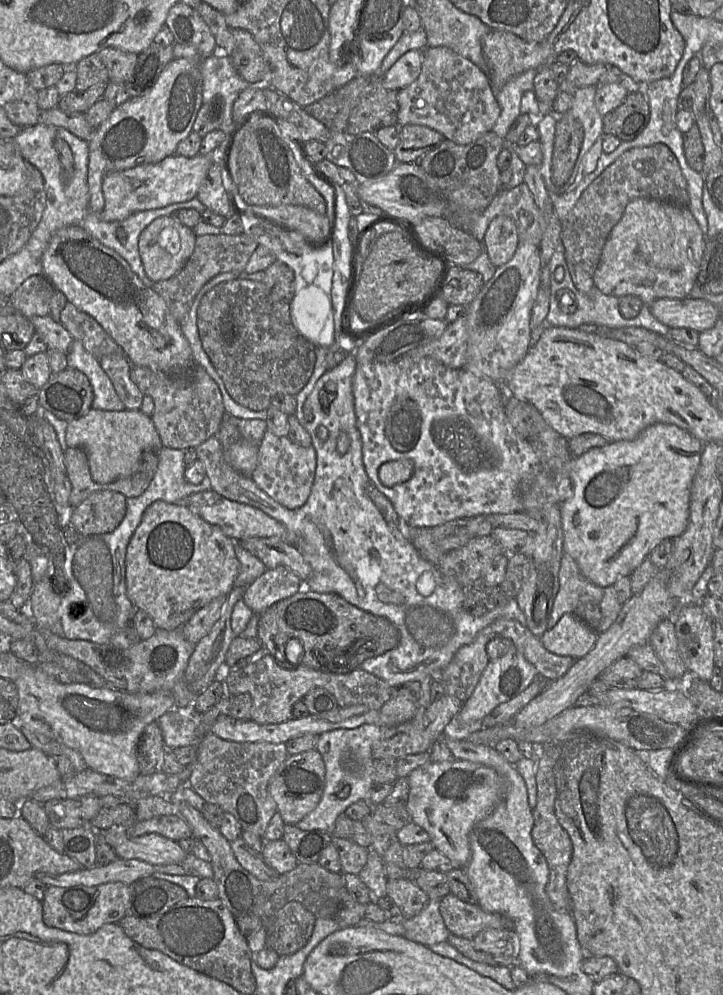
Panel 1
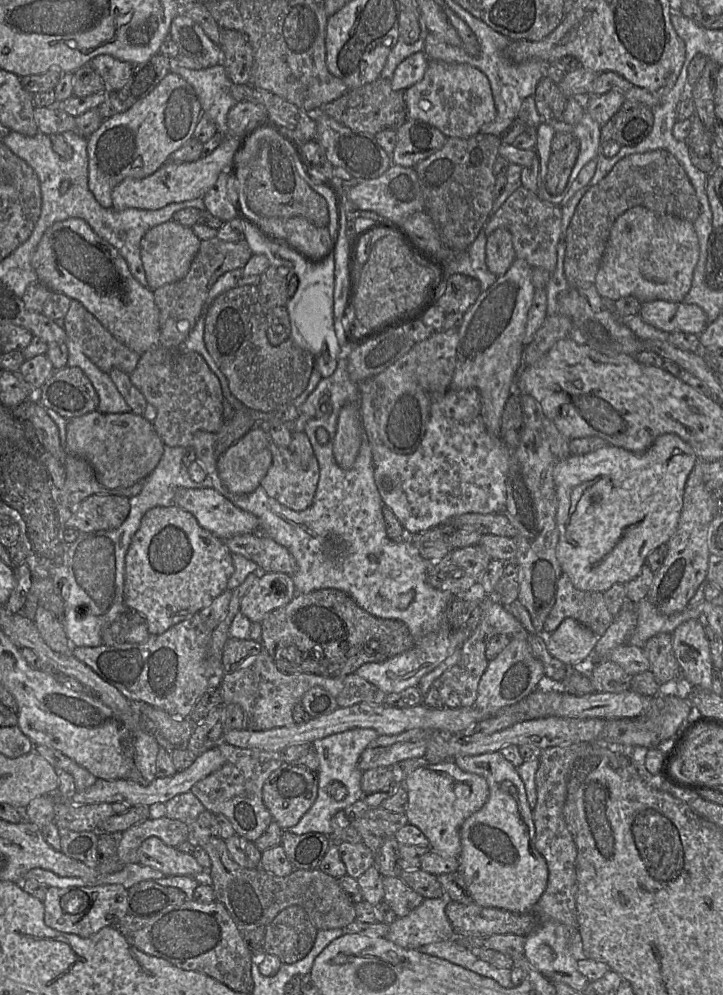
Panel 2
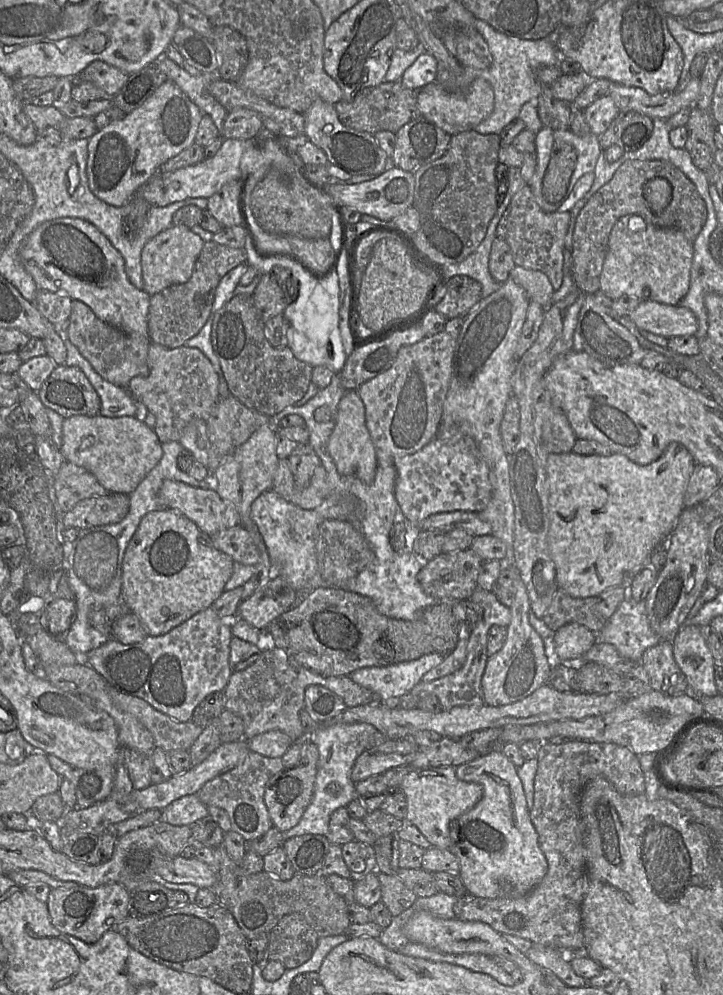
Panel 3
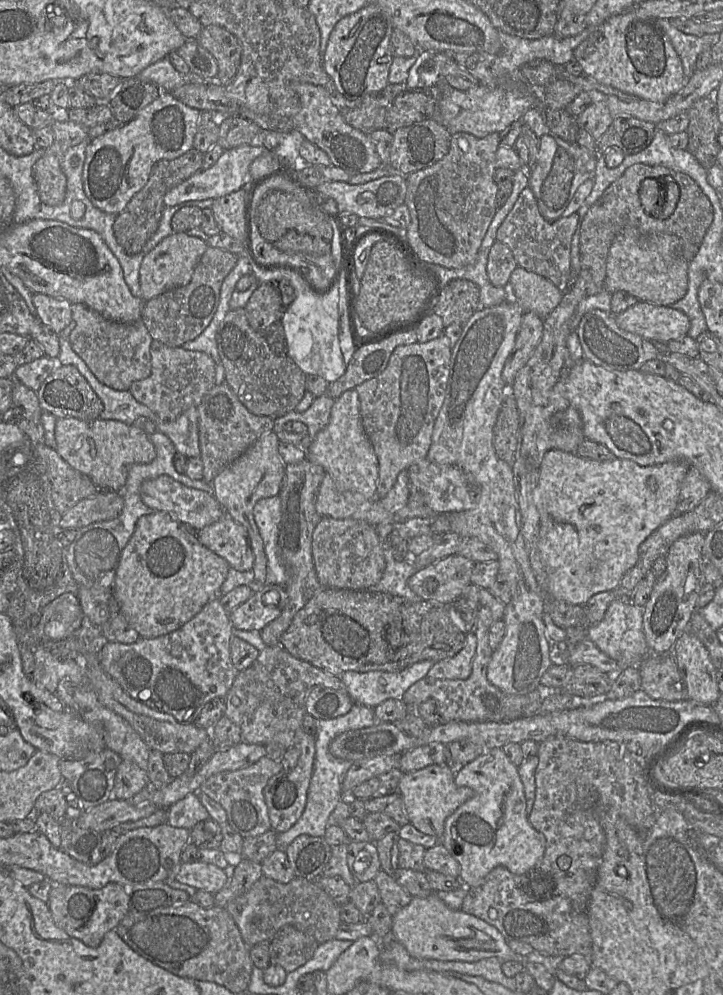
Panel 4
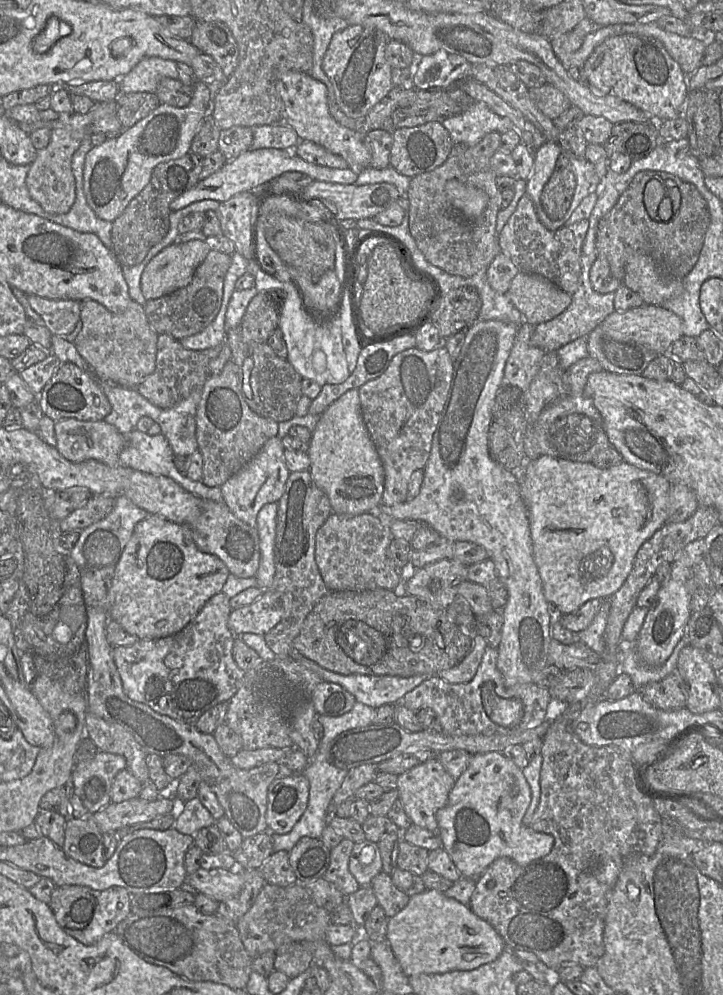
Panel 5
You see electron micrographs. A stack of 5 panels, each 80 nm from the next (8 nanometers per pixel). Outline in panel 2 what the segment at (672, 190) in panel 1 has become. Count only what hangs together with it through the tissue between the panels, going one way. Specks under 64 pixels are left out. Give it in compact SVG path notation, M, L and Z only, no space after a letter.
M657 149L625 156L585 193L570 221L564 257L564 274L570 287L582 289L595 285L613 223L635 206L643 206L656 214L675 216L691 223L701 213L695 189L679 161L670 152Z

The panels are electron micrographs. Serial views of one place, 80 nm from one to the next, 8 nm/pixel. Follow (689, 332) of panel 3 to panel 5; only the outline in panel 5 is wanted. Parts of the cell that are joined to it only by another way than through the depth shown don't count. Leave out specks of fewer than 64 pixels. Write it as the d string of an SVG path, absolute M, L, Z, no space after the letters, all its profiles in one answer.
M649 304L623 312L614 311L601 322L601 329L613 339L635 342L658 355L667 355L670 346L683 336L681 319L675 313L661 306Z

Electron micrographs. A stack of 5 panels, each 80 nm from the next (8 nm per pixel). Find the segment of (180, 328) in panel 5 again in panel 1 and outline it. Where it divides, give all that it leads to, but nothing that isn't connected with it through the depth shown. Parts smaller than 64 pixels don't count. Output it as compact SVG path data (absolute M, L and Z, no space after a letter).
M245 233L196 236L194 251L184 267L173 277L155 282L152 290L163 298L171 315L181 326L201 288L218 274L242 273L257 246L258 243Z

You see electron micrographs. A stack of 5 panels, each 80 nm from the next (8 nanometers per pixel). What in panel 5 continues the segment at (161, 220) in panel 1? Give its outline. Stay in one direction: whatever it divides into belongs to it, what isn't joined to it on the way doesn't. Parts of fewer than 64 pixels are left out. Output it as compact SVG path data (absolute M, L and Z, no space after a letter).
M204 241L178 242L165 247L147 264L140 288L146 301L186 287L211 249Z

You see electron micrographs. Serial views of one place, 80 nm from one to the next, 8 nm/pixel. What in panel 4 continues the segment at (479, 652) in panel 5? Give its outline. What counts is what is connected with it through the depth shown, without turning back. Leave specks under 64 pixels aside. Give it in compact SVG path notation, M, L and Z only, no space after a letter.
M467 633L462 650L452 658L437 662L429 670L427 677L434 679L464 680L472 672L472 661L477 646L476 634Z

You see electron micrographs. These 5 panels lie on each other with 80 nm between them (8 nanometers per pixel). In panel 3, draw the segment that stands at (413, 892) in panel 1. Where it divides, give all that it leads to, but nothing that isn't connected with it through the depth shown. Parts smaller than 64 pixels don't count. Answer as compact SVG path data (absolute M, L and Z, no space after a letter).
M378 873L378 879L381 885L381 901L393 917L400 915L416 902L418 898L416 894L396 875Z

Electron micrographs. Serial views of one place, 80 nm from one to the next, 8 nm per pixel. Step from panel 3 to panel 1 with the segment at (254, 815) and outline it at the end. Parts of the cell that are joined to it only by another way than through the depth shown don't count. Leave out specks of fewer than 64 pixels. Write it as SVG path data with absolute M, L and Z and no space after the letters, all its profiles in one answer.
M209 732L198 744L188 785L205 802L215 804L224 812L232 814L242 830L251 831L263 838L273 815L277 812L277 805L268 791L268 785L288 756L284 743L233 742Z

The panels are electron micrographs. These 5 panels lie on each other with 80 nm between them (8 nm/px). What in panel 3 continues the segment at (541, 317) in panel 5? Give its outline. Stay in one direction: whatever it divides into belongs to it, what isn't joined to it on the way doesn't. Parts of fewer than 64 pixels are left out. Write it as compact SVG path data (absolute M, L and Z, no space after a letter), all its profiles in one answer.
M515 266L510 278L525 290L530 301L539 303L543 308L552 304L554 289L543 272Z

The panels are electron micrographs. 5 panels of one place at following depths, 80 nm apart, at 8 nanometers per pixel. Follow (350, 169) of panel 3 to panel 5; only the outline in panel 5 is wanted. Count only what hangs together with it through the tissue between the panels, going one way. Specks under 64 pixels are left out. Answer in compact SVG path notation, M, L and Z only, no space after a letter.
M286 71L277 77L276 91L283 103L284 122L296 132L300 140L314 142L341 156L352 171L370 167L371 154L364 144L364 134L341 126L335 121L329 112L327 87L323 83L305 73Z

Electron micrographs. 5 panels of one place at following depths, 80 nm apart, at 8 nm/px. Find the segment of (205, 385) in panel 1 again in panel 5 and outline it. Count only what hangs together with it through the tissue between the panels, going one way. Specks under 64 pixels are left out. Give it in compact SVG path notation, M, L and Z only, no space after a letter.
M168 334L158 336L156 366L154 372L137 387L137 391L151 404L168 409L186 399L193 391L203 389L210 377L209 363L219 355L220 346L207 350L185 349L178 340Z

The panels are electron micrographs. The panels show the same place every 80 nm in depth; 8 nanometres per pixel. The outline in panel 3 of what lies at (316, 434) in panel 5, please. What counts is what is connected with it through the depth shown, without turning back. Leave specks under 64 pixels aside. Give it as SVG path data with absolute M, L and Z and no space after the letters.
M356 390L347 391L339 401L337 421L328 440L327 450L340 475L358 478L366 484L373 482L377 469L377 457L366 427L364 404Z

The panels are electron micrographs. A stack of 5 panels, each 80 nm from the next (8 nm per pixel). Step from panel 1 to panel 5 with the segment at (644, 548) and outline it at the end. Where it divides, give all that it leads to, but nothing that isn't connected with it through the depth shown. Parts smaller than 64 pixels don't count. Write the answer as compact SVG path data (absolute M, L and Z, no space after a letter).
M542 455L516 473L528 511L534 561L545 598L557 615L571 614L589 600L615 594L630 574L640 547L667 523L671 483L626 461L599 468L591 462Z

